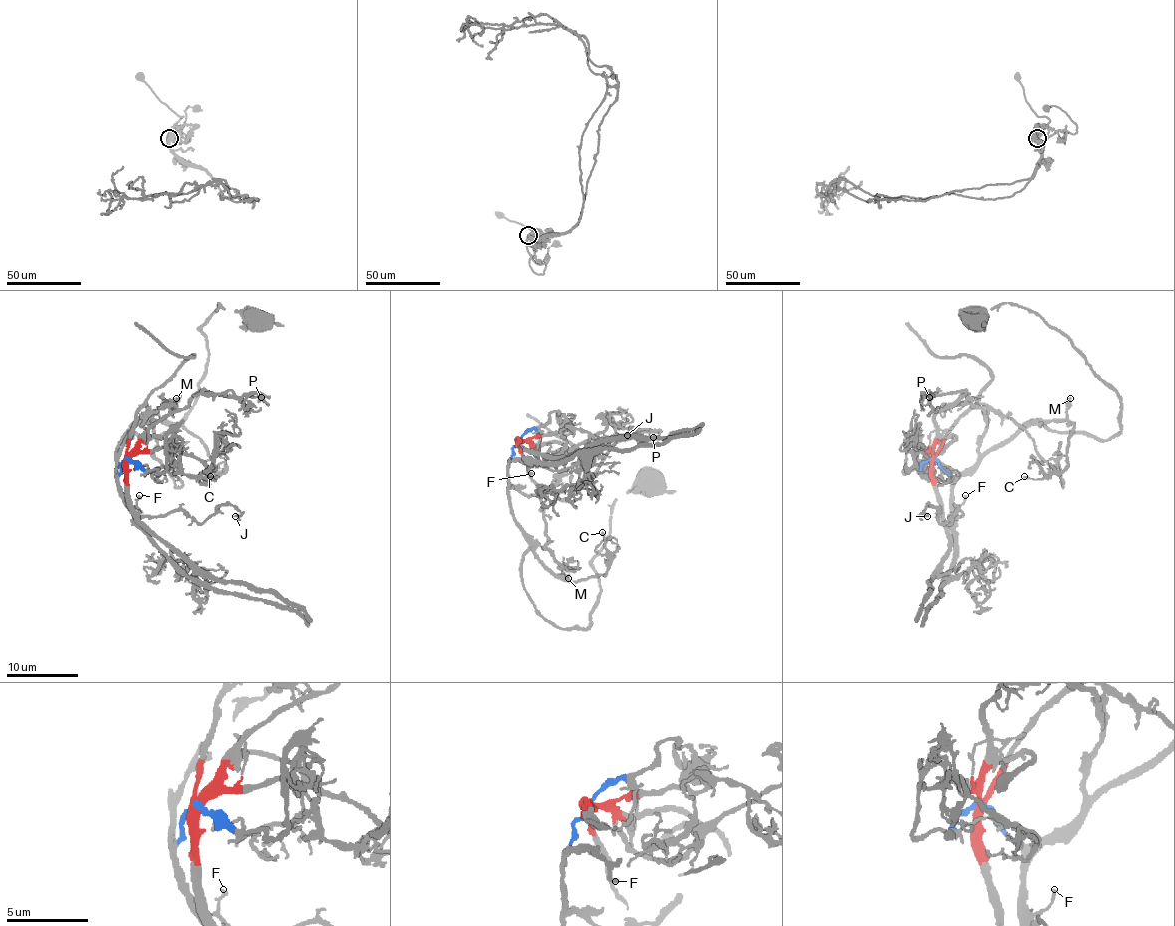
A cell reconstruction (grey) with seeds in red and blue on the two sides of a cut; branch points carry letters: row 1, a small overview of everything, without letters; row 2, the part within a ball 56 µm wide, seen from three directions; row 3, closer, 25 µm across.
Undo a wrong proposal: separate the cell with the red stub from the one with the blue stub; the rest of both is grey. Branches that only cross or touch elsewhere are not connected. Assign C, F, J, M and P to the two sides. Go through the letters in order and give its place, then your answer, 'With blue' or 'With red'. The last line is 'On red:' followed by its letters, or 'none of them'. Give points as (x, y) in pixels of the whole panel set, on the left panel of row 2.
C: Place: (210, 476). With blue
F: Place: (139, 495). With blue
J: Place: (235, 516). With blue
M: Place: (176, 398). With blue
P: Place: (261, 397). With red
On red: P

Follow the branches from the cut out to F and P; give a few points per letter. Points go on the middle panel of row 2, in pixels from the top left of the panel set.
F: (519, 441), (510, 458), (519, 458), (531, 473)
P: (519, 441), (535, 444), (562, 442), (572, 450), (590, 473), (617, 442), (637, 435), (644, 441), (653, 437)

